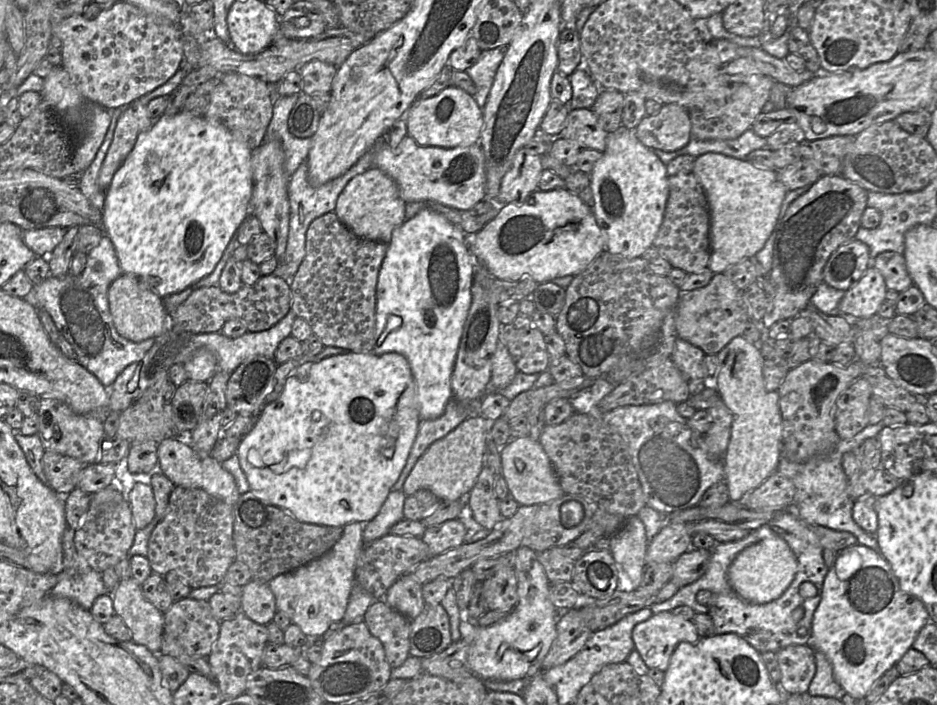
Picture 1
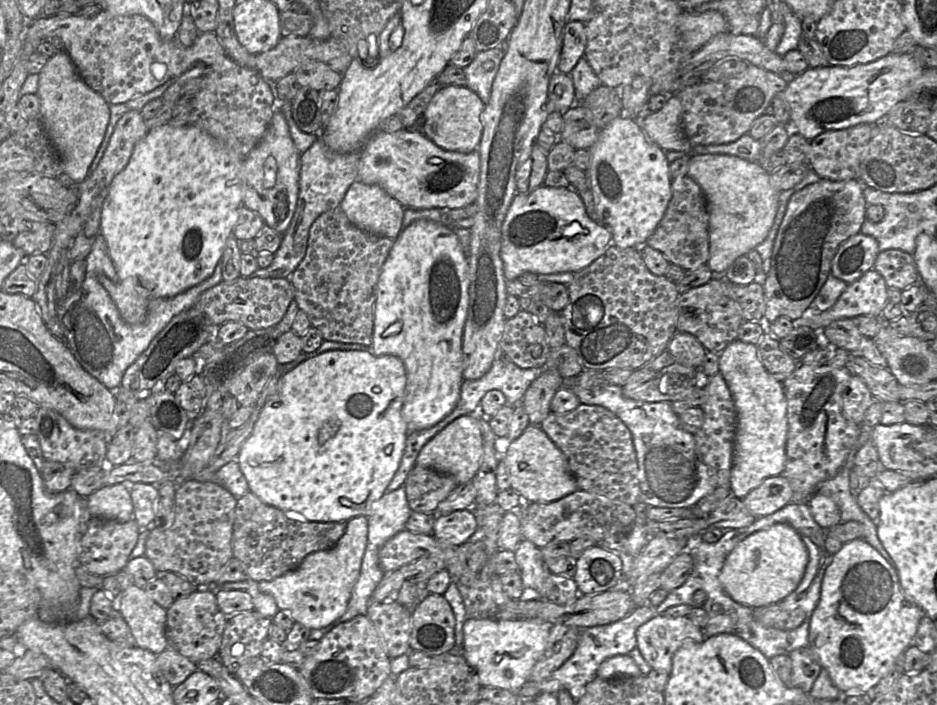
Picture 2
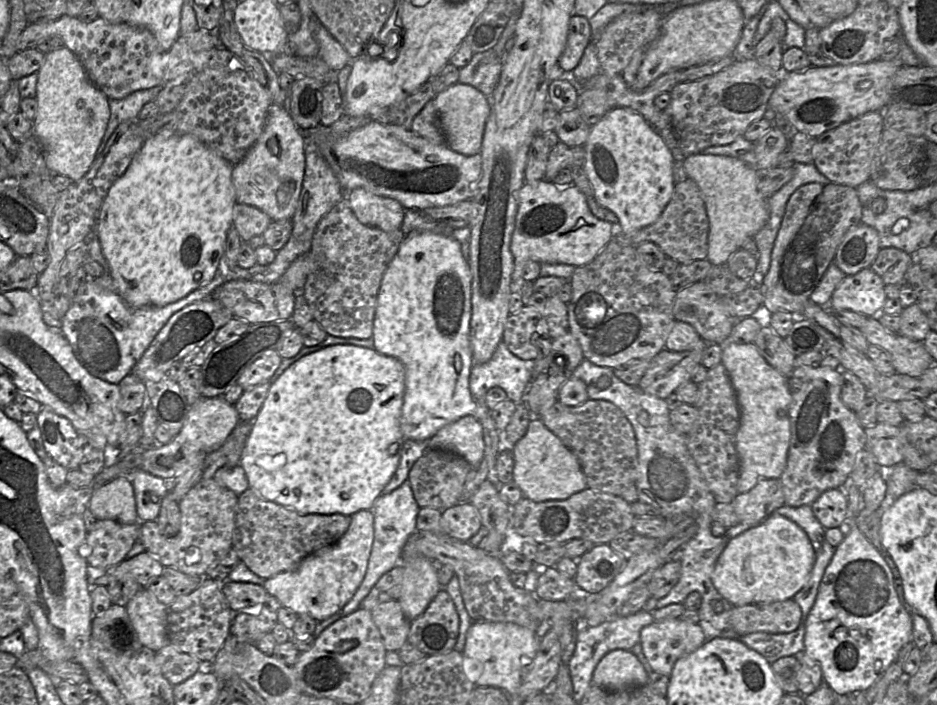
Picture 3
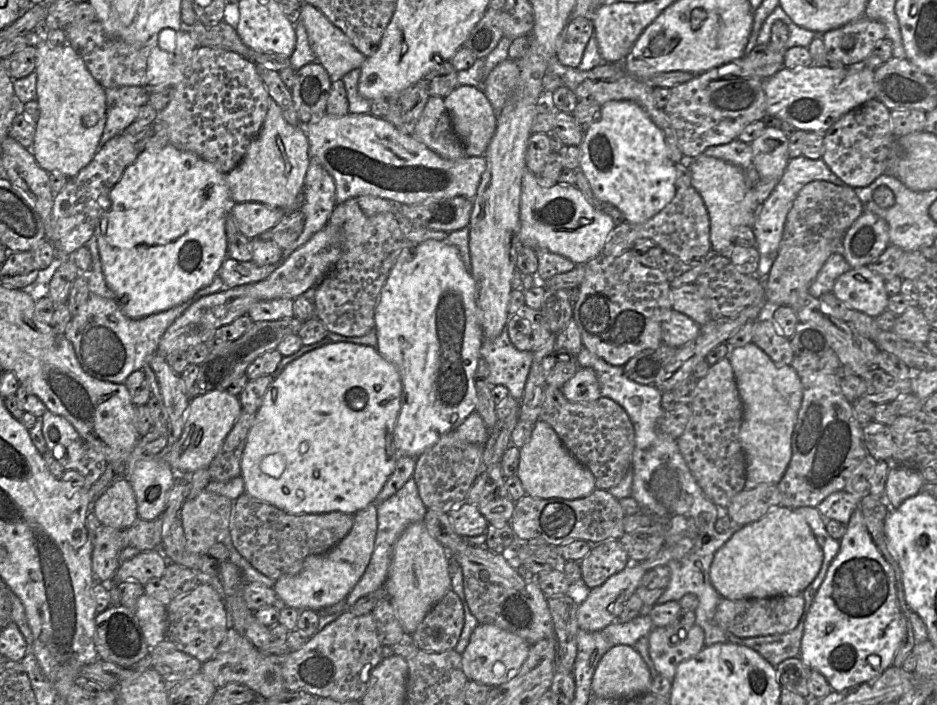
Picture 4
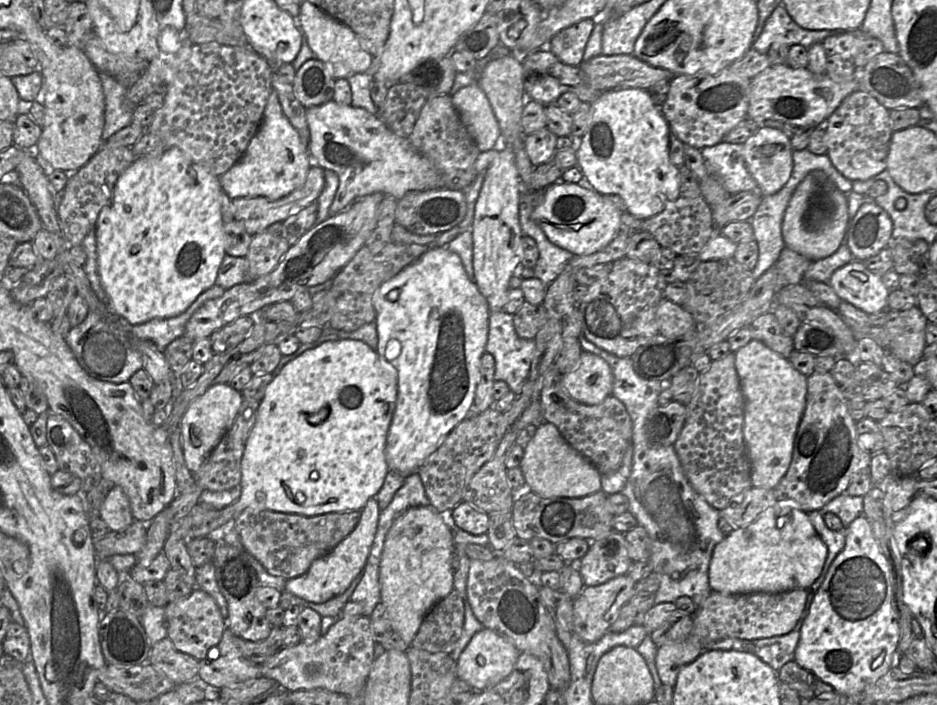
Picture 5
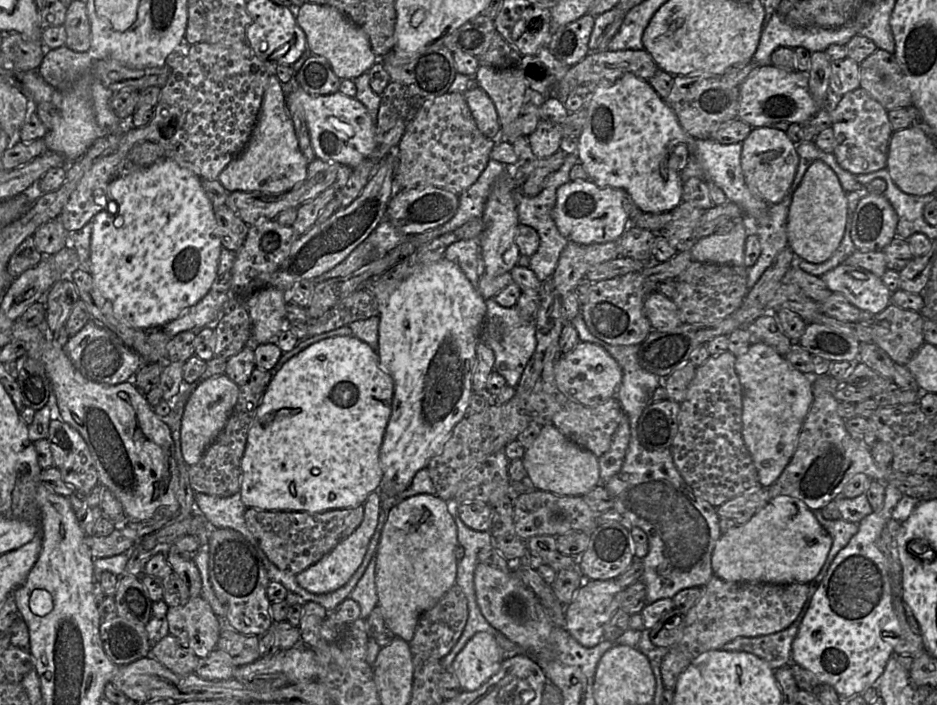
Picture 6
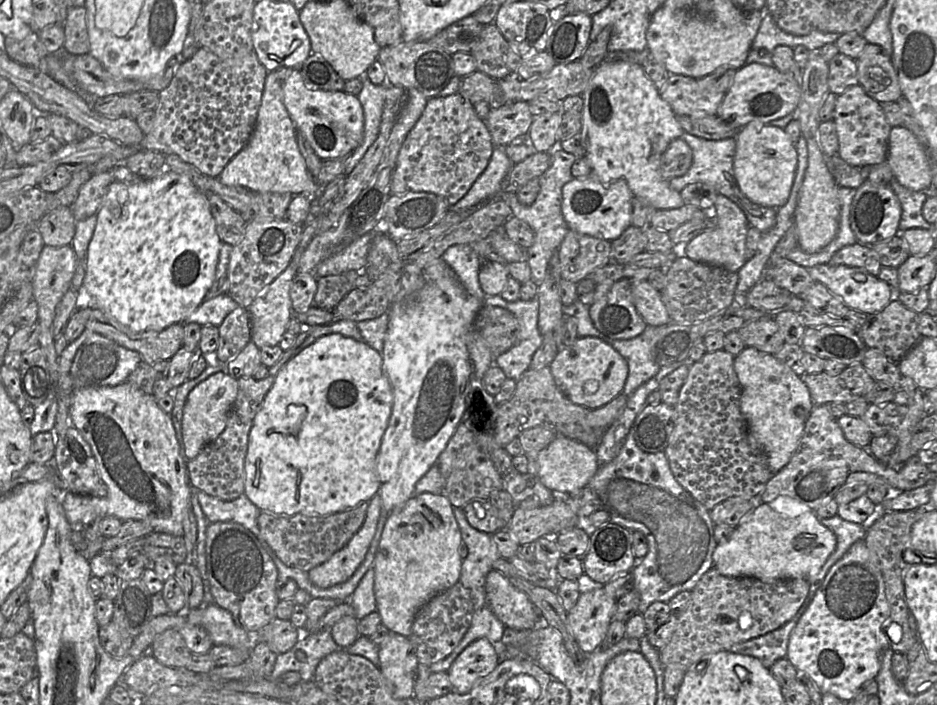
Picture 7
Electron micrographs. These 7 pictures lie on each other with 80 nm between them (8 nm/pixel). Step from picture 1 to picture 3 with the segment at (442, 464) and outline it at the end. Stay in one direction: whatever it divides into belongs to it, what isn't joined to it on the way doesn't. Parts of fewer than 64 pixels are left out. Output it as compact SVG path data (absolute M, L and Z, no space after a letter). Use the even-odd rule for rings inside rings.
M464 416L444 426L431 437L429 448L452 452L464 458L474 468L484 458L482 425L474 416Z

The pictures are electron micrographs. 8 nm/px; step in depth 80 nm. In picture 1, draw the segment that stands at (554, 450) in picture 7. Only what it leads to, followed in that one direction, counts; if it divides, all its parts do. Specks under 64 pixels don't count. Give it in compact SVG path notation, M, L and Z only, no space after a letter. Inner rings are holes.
M529 436L511 439L501 448L500 456L509 493L520 506L542 505L564 495L554 468L539 441Z

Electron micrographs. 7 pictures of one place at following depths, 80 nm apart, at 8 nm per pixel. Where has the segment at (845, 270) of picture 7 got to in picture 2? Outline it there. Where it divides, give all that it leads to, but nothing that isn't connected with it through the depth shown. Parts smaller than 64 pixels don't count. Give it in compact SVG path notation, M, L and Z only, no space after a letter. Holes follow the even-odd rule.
M870 269L848 284L830 309L821 312L811 306L794 321L794 326L807 326L815 331L822 331L835 320L852 319L859 315L882 316L882 310L888 301L887 288L882 275Z

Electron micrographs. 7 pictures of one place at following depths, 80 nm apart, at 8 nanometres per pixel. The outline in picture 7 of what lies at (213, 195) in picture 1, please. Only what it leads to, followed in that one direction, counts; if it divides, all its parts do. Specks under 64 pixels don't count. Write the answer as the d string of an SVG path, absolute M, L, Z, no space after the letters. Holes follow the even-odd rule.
M164 169L148 179L141 179L130 183L111 182L104 196L103 204L96 215L95 229L85 257L85 276L82 286L84 301L87 305L94 305L101 309L106 315L109 315L133 333L151 330L161 331L173 324L183 323L184 319L204 301L206 293L214 282L221 246L215 220L204 193L186 175Z

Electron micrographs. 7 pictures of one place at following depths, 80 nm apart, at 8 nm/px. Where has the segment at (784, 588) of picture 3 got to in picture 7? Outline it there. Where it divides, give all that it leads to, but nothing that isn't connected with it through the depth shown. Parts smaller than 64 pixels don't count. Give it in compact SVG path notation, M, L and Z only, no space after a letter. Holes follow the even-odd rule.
M779 496L769 503L761 503L755 507L735 527L730 537L716 546L713 552L713 567L727 577L751 577L763 582L808 579L818 574L836 545L836 535L820 522L815 511L789 496Z

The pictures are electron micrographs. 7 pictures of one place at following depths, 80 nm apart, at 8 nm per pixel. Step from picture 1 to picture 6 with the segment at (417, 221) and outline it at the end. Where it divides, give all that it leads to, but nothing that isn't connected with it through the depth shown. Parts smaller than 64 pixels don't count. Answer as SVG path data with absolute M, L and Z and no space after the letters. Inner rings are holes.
M445 258L431 263L405 279L381 306L379 312L379 350L378 356L382 367L391 375L394 381L394 396L392 413L386 427L380 451L380 464L383 478L380 483L380 495L396 496L404 491L412 482L415 474L426 468L429 461L437 455L445 442L451 436L452 430L467 414L470 397L473 393L473 374L476 366L476 347L481 341L481 332L486 321L487 309L485 299L473 287L460 267Z

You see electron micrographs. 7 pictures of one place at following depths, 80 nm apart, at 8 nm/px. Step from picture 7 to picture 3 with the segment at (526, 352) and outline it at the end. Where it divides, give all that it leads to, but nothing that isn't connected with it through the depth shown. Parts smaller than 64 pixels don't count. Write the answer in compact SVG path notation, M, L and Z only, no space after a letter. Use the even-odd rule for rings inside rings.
M501 341L488 362L473 365L469 378L470 392L477 402L484 402L491 388L500 387L509 400L523 403L526 387L533 377L534 364L533 360L516 357Z

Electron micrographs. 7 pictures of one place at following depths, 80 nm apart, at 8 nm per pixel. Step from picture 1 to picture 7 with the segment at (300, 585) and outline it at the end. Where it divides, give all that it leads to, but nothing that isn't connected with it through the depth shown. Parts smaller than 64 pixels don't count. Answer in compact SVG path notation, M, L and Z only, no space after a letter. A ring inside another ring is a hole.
M379 495L368 502L364 523L349 542L327 561L309 570L310 582L319 588L329 588L348 580L363 562L375 535L382 504Z

